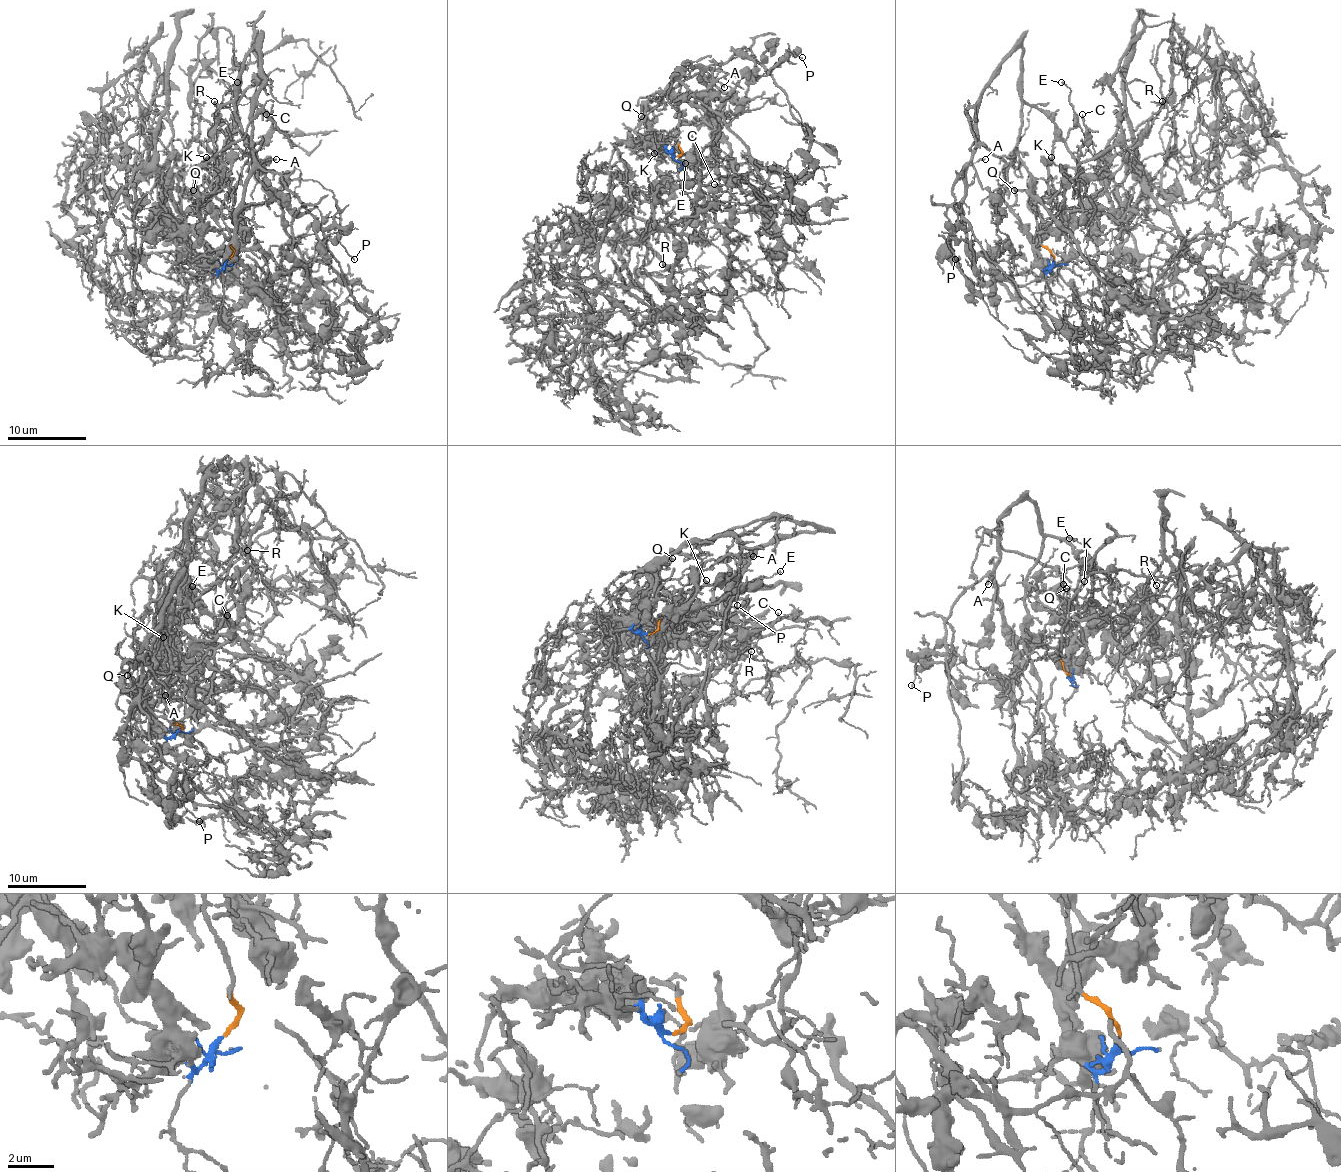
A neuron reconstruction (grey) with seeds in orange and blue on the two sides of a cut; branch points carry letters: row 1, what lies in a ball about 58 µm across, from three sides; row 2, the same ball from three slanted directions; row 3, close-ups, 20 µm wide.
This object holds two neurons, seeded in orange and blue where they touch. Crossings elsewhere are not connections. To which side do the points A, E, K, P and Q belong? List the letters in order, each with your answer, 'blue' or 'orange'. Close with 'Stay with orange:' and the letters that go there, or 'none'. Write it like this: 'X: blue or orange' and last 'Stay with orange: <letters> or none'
A: blue
E: blue
K: blue
P: blue
Q: blue
Stay with orange: none

